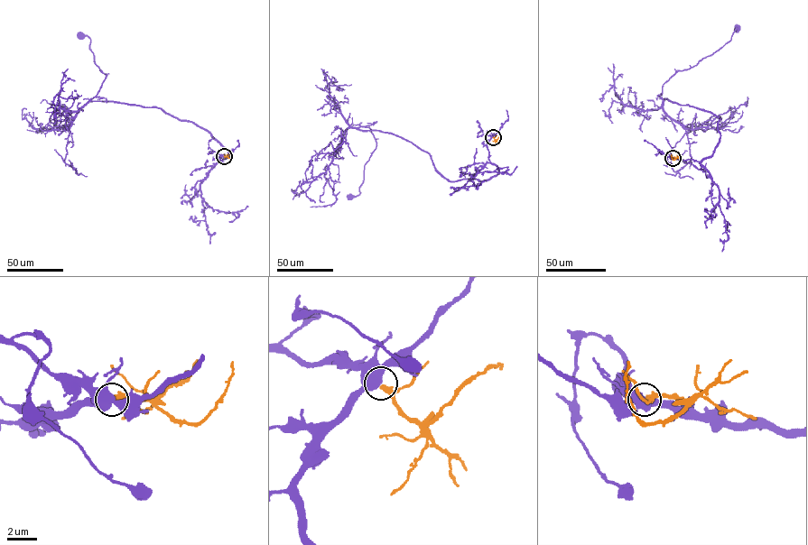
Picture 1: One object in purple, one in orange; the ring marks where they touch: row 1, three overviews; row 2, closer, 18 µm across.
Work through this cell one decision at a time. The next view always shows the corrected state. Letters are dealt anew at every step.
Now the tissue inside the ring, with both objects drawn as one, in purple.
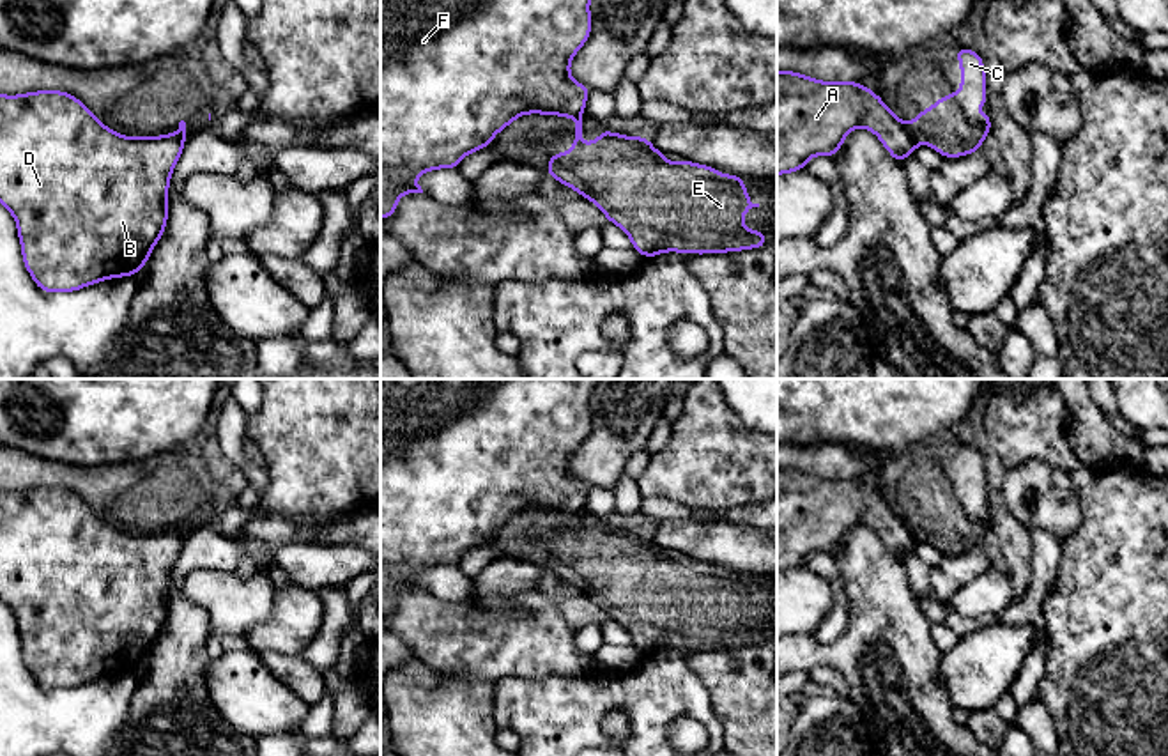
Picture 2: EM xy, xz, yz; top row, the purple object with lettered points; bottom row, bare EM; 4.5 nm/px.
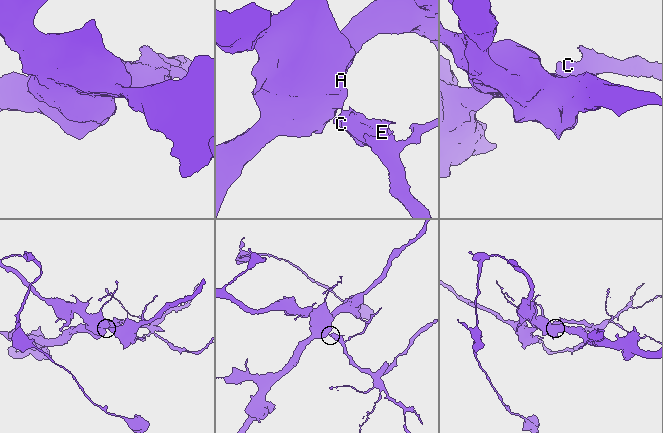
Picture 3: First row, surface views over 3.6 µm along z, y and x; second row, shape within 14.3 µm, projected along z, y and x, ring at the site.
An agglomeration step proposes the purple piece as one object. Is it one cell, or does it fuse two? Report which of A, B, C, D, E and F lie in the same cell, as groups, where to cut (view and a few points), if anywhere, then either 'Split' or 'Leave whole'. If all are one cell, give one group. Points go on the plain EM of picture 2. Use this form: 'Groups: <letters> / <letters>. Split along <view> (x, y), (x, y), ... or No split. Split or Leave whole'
Groups: A B D F / C E. Split along yz (901, 519), (915, 539). Split

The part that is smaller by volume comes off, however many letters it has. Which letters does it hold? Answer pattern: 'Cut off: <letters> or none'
Cut off: C, E

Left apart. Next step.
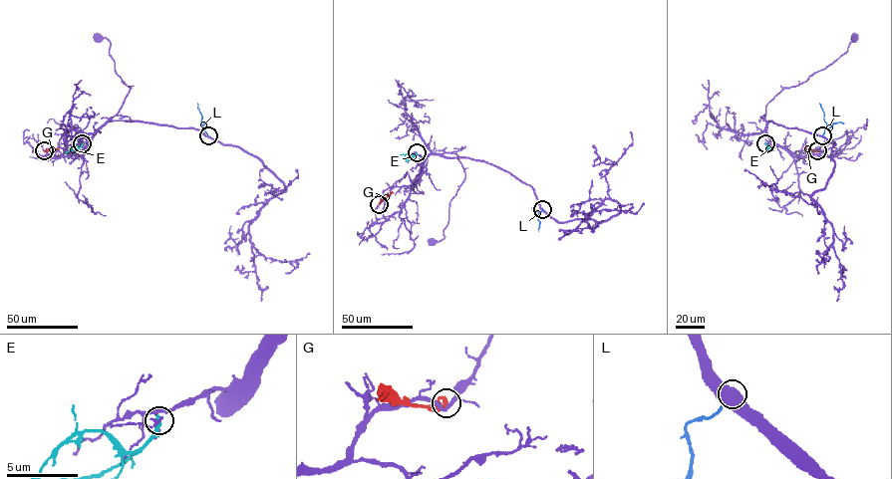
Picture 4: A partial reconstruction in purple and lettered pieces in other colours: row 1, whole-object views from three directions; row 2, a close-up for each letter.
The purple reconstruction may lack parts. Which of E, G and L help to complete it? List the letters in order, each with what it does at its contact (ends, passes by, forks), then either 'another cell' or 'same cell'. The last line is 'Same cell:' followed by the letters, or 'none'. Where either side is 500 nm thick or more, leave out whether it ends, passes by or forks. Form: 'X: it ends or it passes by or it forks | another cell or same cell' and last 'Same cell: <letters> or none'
E: it ends | another cell
G: it ends | another cell
L: another cell
Same cell: none

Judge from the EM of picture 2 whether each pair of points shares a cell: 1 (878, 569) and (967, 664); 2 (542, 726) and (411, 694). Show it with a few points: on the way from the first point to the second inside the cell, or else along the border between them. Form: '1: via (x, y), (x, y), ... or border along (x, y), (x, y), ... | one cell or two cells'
1: border along (940, 655), (938, 680), (949, 696) | two cells
2: border along (491, 682), (492, 717), (498, 730) | two cells

